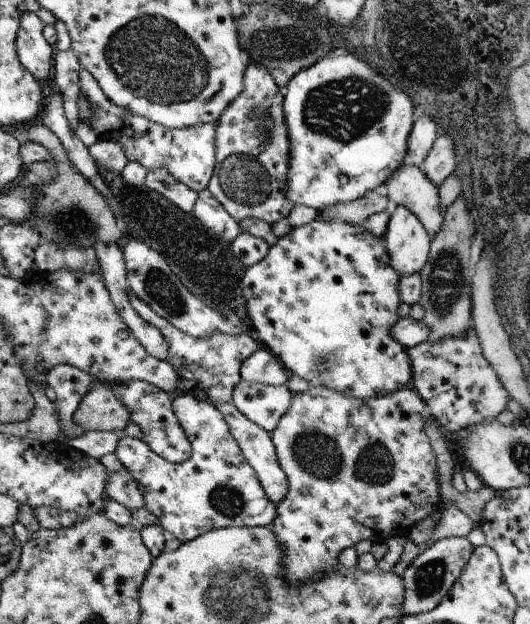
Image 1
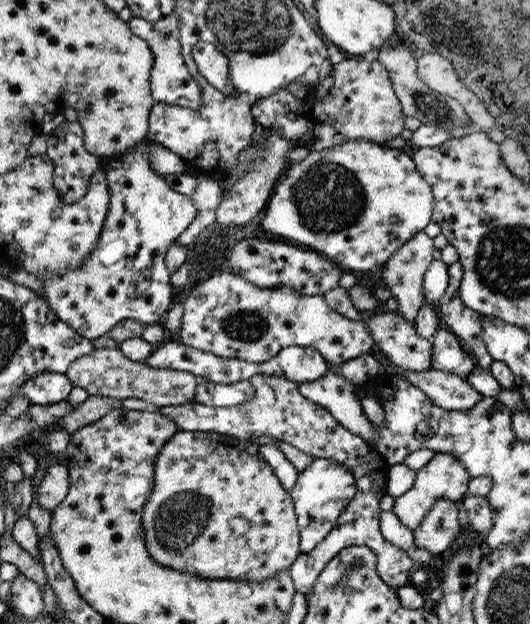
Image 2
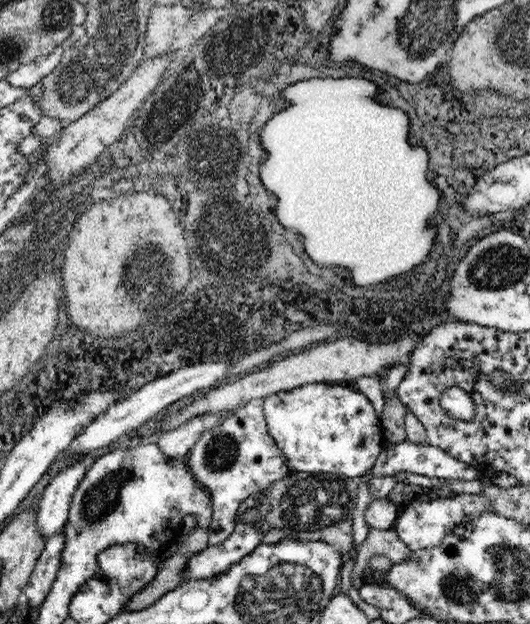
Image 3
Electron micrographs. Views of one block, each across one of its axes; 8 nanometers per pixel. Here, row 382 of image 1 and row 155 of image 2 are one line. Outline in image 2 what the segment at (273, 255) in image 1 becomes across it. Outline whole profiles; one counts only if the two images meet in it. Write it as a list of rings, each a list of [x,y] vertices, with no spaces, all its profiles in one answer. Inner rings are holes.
[[[363,140],[339,144],[323,152],[309,152],[299,164],[287,164],[275,180],[269,196],[271,198],[265,204],[267,210],[261,214],[259,222],[263,234],[313,250],[333,266],[355,272],[357,276],[367,270],[379,270],[387,264],[387,260],[407,244],[407,240],[427,226],[431,206],[435,206],[431,204],[435,202],[435,198],[431,198],[431,186],[423,180],[419,170],[415,170],[411,150],[393,150],[389,146],[377,146]]]

